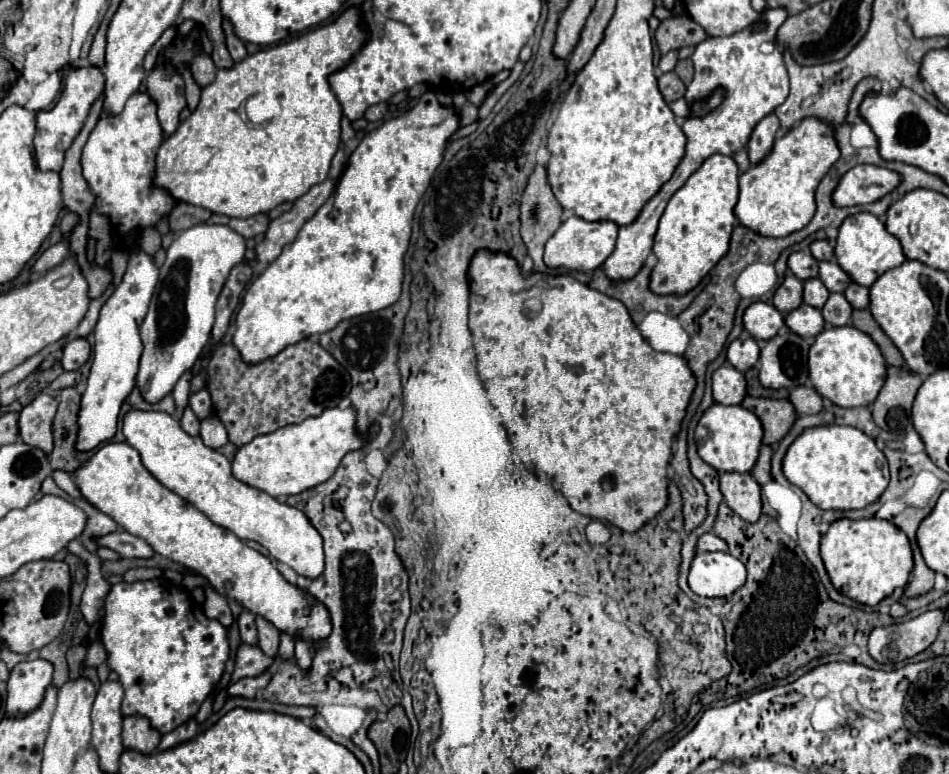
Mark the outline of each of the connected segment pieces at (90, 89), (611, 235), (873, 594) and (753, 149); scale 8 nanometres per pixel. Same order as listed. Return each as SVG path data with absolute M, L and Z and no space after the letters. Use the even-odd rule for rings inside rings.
M94 66L68 68L64 76L64 92L52 110L36 114L36 136L34 136L34 154L40 170L60 170L64 160L64 150L72 144L72 138L80 132L92 102L104 90L104 74Z
M570 216L546 242L544 264L548 268L564 266L566 270L576 270L576 272L596 270L612 254L614 244L616 244L616 234L618 234L618 226L614 222L586 222L578 216Z
M878 518L832 522L820 544L820 554L836 590L866 606L876 606L892 596L894 588L904 588L914 570L908 536L892 522Z
M768 114L758 122L758 126L752 132L752 138L748 142L748 156L752 164L760 164L772 150L772 144L776 140L776 130L780 128L778 118L774 114Z

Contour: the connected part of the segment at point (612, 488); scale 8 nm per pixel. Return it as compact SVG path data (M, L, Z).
M482 250L472 258L472 266L468 270L468 280L472 288L470 298L470 330L474 336L474 350L478 356L478 376L486 388L486 394L498 412L514 452L518 454L520 462L528 468L536 464L540 472L544 472L550 482L568 498L570 506L594 520L606 520L614 526L618 526L624 532L638 532L644 524L648 524L652 518L656 518L664 506L668 506L668 464L672 458L672 442L674 436L678 436L682 420L686 416L686 408L690 404L692 392L696 388L696 376L692 374L688 360L678 354L668 352L656 352L640 334L636 324L632 322L626 306L616 300L600 294L598 290L588 288L586 284L574 280L572 276L562 276L562 286L552 286L552 278L544 274L530 274L522 276L520 268L516 266L514 258L508 258L506 254L488 254Z

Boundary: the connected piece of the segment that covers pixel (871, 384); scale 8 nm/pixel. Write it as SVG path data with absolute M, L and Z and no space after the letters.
M826 326L812 344L810 356L808 356L808 370L810 380L816 386L818 394L822 398L828 398L836 406L854 408L854 406L870 406L878 398L878 392L882 390L886 382L886 360L878 348L878 344L858 330L856 326Z

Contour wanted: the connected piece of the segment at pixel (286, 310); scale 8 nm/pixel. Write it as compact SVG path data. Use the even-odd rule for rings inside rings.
M434 92L418 98L418 104L398 118L368 132L348 158L348 166L326 204L302 226L296 240L284 246L282 254L250 284L242 308L236 314L234 346L246 362L262 362L296 344L310 334L330 332L338 322L382 310L400 298L404 278L404 254L410 242L412 216L418 200L430 186L432 174L442 162L450 136L460 128L460 114L454 106L442 106Z

